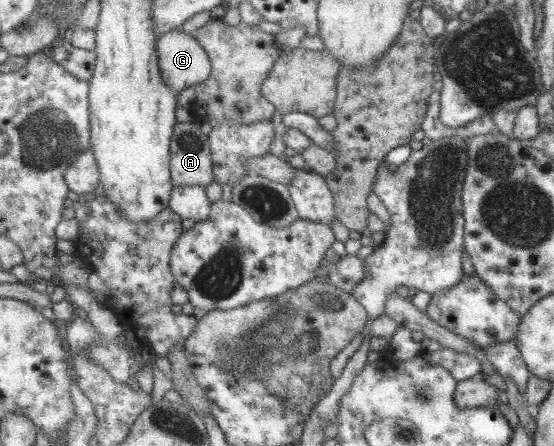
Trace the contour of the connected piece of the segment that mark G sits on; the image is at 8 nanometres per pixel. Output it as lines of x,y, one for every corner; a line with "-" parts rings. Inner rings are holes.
172,28
172,30
165,31
158,37
155,46
163,82
172,88
174,93
180,93
180,90
185,87
195,86
209,76
211,72
210,60
192,34

